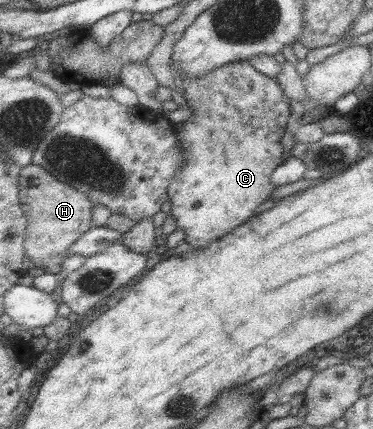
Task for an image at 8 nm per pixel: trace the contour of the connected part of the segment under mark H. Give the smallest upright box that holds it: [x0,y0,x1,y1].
[18,164,93,273]

